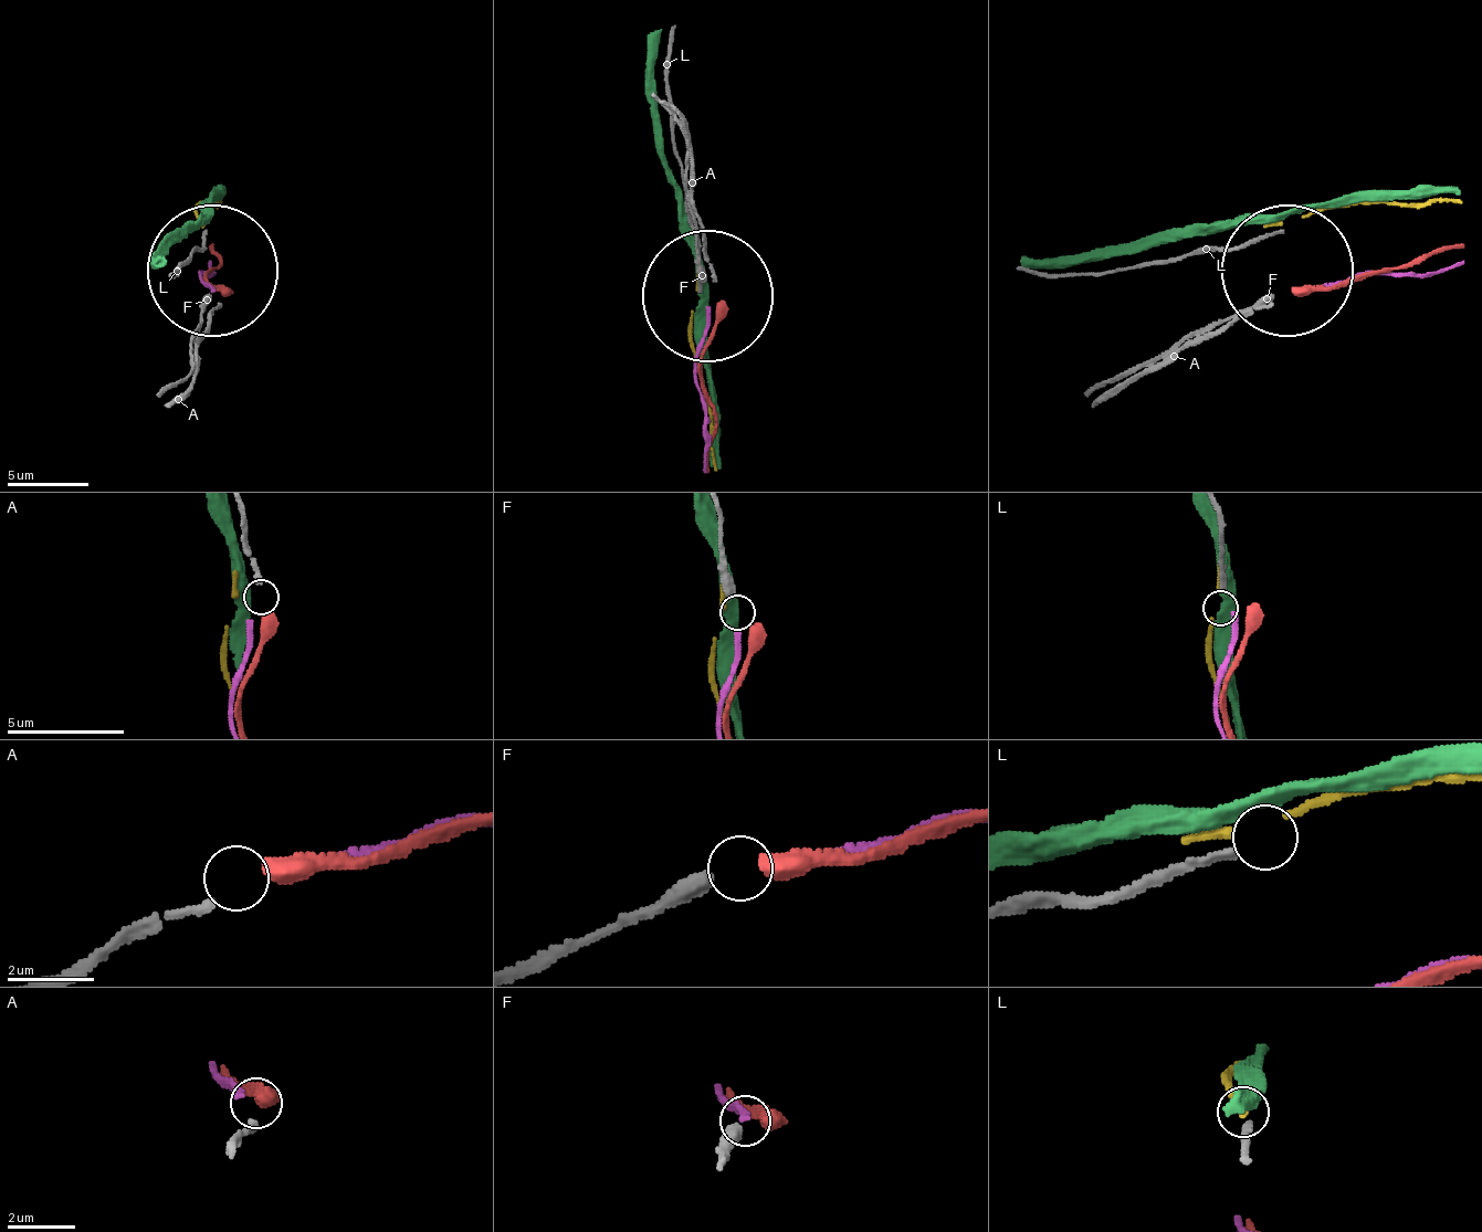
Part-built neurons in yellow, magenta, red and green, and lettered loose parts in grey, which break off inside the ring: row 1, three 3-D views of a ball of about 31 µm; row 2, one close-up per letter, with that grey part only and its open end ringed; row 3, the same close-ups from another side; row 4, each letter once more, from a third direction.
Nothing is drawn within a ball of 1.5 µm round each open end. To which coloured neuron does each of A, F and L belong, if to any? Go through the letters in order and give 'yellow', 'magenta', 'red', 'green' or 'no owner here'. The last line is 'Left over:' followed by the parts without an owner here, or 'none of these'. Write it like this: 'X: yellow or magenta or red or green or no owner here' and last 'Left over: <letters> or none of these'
A: red
F: magenta
L: no owner here
Left over: L

